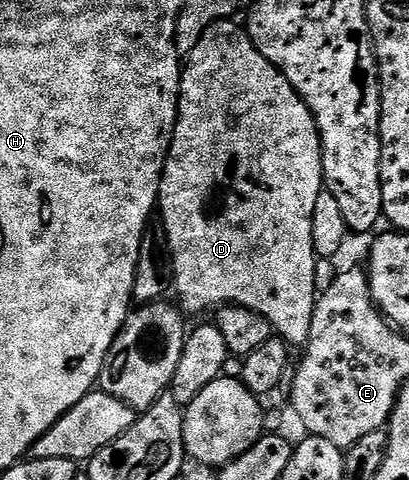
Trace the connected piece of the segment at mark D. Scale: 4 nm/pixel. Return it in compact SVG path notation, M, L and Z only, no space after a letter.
M234 20L214 21L197 39L193 51L186 54L185 64L179 78L179 118L175 121L175 130L171 133L171 146L167 152L167 162L163 168L163 178L159 184L158 216L163 216L161 228L167 237L169 254L169 273L173 278L173 289L179 292L183 300L182 308L191 313L199 313L203 305L214 306L216 303L244 305L254 313L261 314L271 325L272 330L287 343L288 346L306 346L309 331L313 323L313 311L317 300L314 287L314 265L316 261L313 247L313 207L317 207L317 195L325 192L323 183L323 152L319 128L309 111L307 104L297 95L295 88L285 79L285 75L247 36L242 24L234 25Z

